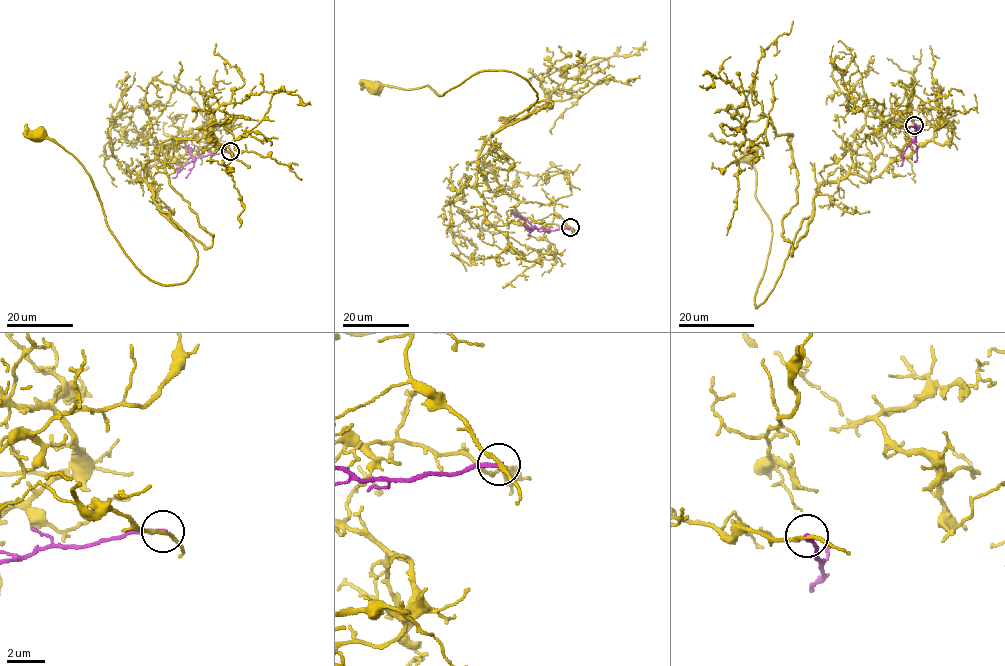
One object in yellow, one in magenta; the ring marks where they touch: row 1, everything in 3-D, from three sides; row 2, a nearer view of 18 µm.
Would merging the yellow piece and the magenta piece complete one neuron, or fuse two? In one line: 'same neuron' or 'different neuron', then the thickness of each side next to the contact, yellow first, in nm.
different neuron; 190 nm thick on the yellow side, 200 nm on the other

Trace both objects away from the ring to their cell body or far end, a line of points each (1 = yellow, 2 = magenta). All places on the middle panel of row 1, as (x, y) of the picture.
1: (570, 227), (478, 163), (538, 98), (525, 78), (481, 71), (442, 96), (373, 85)
2: (570, 227), (555, 230), (536, 228), (512, 213)

